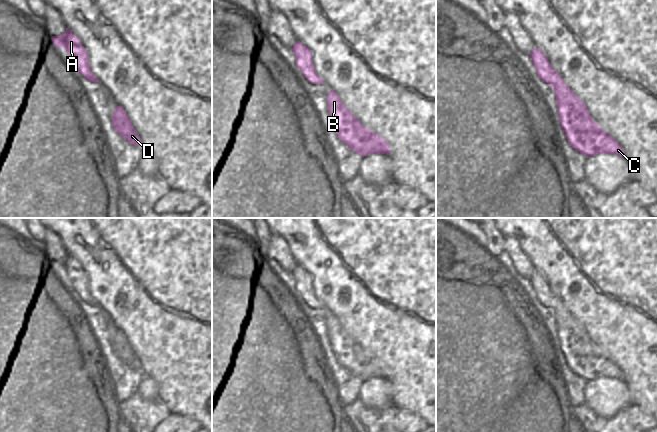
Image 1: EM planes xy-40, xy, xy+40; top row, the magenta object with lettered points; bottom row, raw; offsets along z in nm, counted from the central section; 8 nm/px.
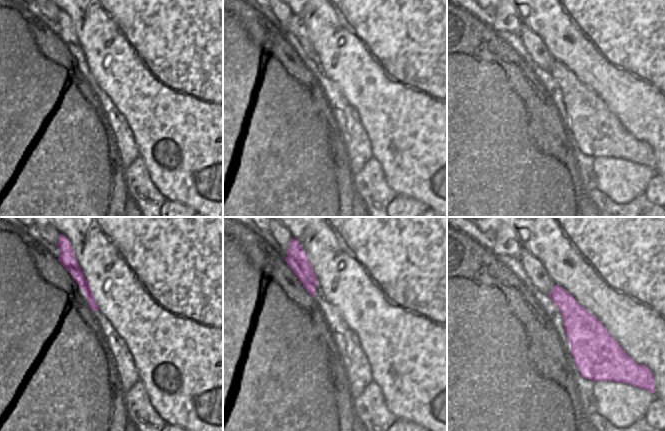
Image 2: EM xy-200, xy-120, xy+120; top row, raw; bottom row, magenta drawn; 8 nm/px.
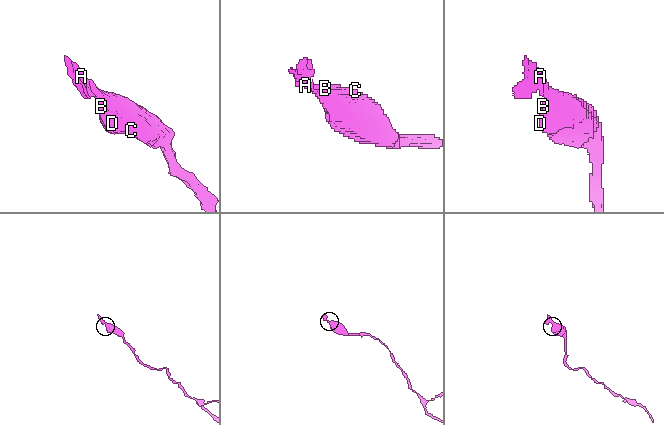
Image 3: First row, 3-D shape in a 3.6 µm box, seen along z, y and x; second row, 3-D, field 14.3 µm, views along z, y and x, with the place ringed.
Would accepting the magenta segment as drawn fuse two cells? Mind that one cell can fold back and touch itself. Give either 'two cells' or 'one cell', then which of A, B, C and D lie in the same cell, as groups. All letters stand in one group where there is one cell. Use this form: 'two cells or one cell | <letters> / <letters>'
one cell | A B C D

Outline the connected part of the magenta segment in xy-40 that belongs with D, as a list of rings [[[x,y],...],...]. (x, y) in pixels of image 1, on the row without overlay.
[[[120,329],[116,331],[112,339],[112,349],[124,364],[135,370],[142,370],[140,361],[136,357],[126,335]]]

